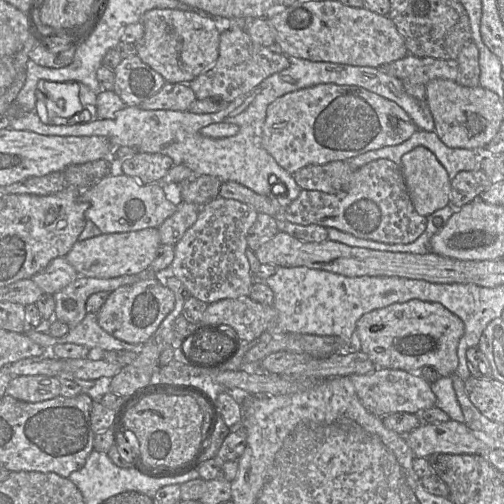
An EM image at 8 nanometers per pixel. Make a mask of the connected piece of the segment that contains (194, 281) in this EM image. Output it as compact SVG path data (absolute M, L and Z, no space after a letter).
M218 197L200 208L196 222L174 247L169 274L178 278L191 296L207 304L248 297L254 283L246 257L247 235L258 212L237 200Z

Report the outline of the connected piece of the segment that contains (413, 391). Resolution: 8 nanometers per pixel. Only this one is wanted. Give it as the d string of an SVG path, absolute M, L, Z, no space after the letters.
M377 368L368 374L348 376L364 407L377 416L395 412L417 413L422 409L436 406L436 395L421 372L408 372L401 369Z

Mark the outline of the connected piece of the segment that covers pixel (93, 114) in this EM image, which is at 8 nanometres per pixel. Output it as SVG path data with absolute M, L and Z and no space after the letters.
M40 80L34 112L46 125L72 126L98 120L97 94L83 83Z

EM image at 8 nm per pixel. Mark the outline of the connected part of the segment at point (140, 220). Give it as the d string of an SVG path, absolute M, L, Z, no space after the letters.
M116 169L87 190L79 190L79 201L89 203L86 219L92 221L102 234L124 233L158 228L173 215L177 206L170 202L161 183L142 184Z

